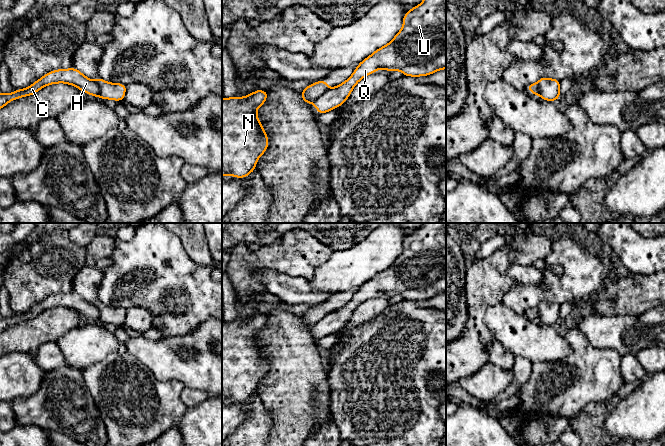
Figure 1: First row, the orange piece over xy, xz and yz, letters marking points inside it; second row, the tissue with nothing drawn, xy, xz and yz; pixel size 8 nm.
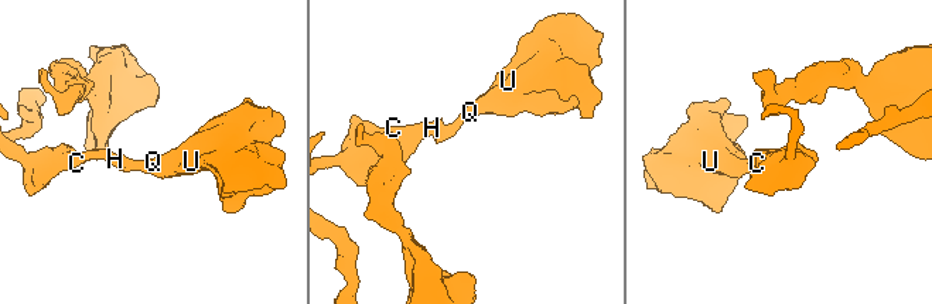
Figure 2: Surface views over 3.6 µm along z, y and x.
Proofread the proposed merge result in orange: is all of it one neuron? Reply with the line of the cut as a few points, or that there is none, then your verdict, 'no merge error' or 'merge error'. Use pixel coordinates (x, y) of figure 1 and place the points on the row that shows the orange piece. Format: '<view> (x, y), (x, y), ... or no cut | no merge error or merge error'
xz (328, 88), (311, 102) | merge error

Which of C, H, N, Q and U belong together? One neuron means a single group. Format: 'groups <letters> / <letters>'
groups C H N / Q U

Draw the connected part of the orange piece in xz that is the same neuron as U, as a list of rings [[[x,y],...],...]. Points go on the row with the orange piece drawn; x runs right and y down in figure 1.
[[[423,0],[420,5],[407,11],[403,18],[403,27],[392,41],[359,63],[349,79],[326,90],[314,100],[312,103],[316,105],[316,111],[324,114],[341,106],[361,79],[379,69],[390,72],[399,70],[405,76],[412,77],[428,76],[446,69],[446,0]]]

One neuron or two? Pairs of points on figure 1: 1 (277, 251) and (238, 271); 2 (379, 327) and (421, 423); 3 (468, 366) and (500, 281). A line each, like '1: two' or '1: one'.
1: one
2: one
3: one

